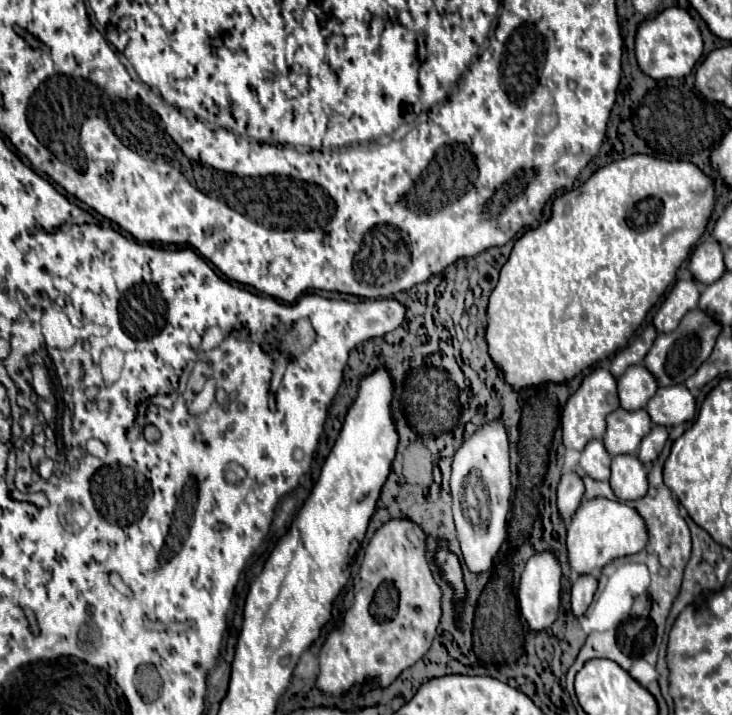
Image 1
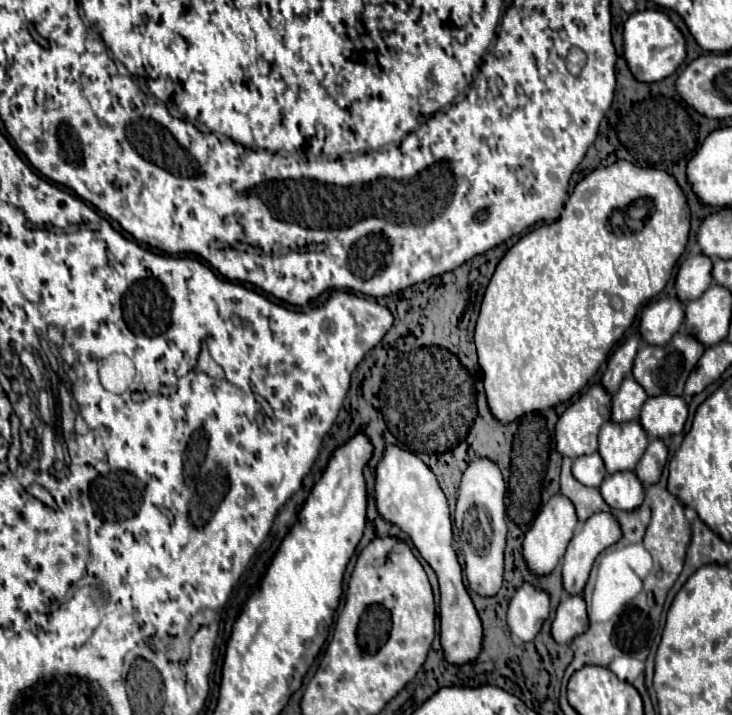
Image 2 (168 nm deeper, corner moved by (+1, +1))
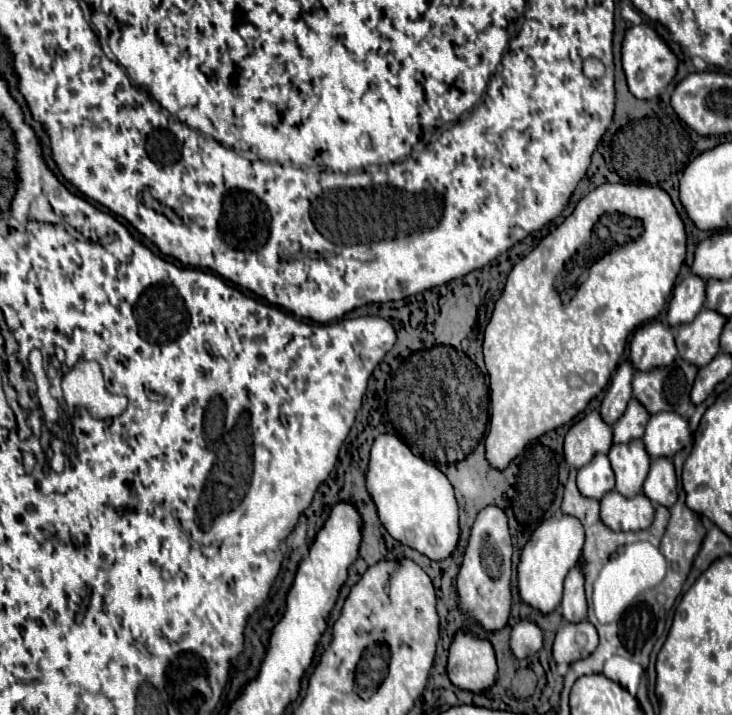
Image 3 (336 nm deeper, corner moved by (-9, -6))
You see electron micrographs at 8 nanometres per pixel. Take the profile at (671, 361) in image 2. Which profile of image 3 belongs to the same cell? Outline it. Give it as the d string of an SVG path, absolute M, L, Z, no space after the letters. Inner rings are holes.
M680 358L664 368L636 372L632 380L634 398L638 398L650 414L670 410L684 416L690 408L690 390L696 372L698 368L694 364Z

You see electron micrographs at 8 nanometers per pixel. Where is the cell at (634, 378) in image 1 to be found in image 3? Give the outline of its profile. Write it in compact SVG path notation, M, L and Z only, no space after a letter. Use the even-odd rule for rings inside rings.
M632 398L626 412L614 424L614 442L630 442L644 436L644 424L648 424L648 410L636 398Z

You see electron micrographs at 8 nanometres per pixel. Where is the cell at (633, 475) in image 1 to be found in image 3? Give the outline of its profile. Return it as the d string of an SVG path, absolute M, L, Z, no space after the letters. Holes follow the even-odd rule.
M612 490L600 500L600 516L602 522L612 530L644 530L654 520L654 506L642 492L626 498Z

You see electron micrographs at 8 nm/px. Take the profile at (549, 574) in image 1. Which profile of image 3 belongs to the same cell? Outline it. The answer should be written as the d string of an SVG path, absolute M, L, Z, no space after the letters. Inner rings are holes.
M528 618L520 620L512 628L510 646L516 658L526 658L526 656L536 654L542 648L542 628Z

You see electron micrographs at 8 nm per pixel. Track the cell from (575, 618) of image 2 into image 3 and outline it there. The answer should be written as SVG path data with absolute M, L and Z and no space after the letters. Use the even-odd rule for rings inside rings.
M580 620L580 624L564 624L560 626L556 640L554 640L554 660L562 662L576 662L580 658L590 656L598 646L598 632L590 620Z

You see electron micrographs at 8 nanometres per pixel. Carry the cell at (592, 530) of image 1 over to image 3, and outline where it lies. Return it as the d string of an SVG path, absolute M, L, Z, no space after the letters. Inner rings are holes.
M580 564L568 572L560 610L564 620L568 622L580 622L586 618L588 604L586 604L586 592L584 592L584 572L580 572Z

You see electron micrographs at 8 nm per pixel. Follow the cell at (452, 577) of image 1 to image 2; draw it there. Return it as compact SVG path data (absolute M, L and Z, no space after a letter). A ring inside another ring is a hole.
M386 445L382 459L376 465L376 509L382 519L390 521L406 535L410 535L414 547L436 571L440 581L440 641L444 657L452 665L474 663L482 651L482 623L462 583L462 569L452 549L452 521L448 501L438 485L430 467L414 453L400 449L398 445Z

